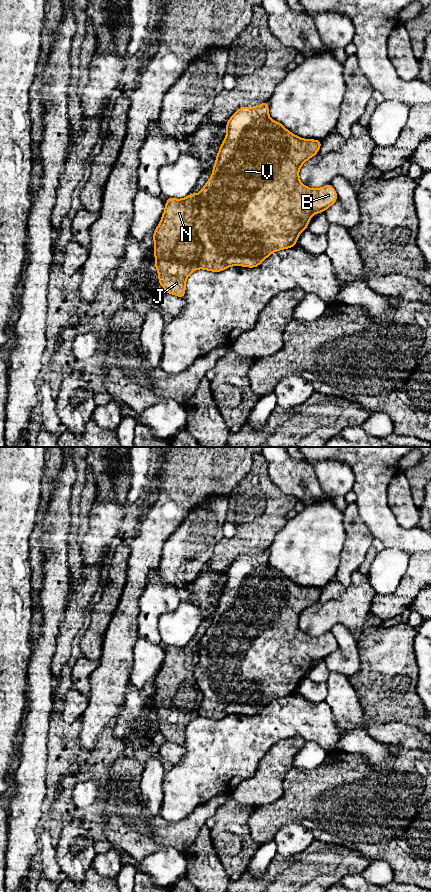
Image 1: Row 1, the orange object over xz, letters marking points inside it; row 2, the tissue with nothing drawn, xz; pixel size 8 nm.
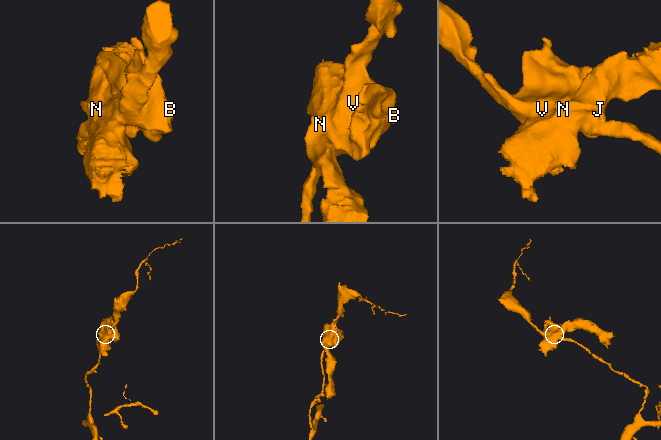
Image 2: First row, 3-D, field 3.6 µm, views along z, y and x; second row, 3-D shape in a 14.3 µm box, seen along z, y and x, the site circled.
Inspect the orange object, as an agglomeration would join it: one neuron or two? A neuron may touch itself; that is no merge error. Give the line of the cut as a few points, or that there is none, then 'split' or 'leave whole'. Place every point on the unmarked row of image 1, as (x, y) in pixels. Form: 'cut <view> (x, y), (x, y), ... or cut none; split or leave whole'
cut xz (197, 643), (194, 679), (202, 694), (199, 715); split

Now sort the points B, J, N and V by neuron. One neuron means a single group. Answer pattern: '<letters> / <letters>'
B V / J N

